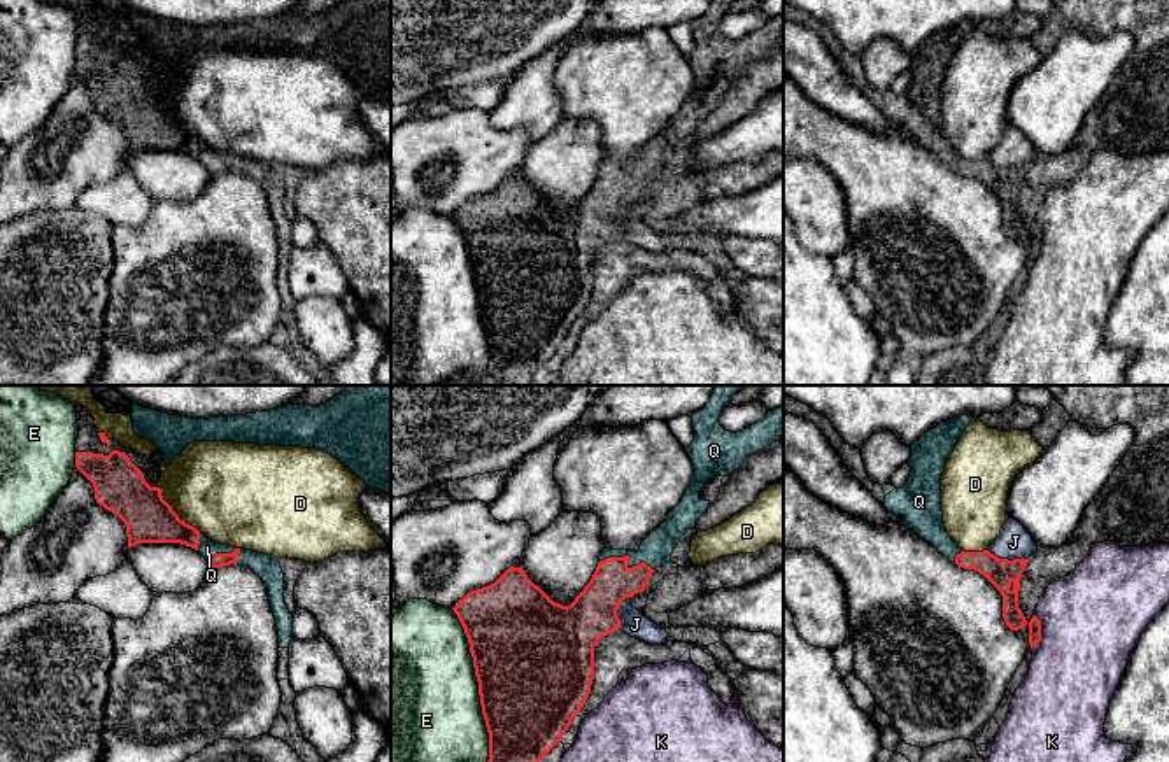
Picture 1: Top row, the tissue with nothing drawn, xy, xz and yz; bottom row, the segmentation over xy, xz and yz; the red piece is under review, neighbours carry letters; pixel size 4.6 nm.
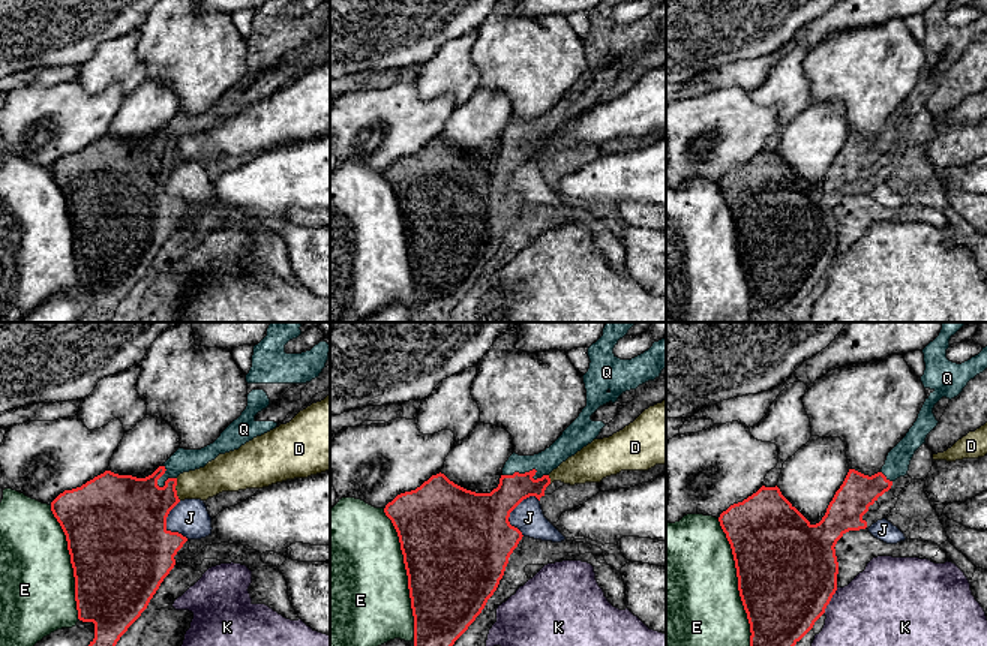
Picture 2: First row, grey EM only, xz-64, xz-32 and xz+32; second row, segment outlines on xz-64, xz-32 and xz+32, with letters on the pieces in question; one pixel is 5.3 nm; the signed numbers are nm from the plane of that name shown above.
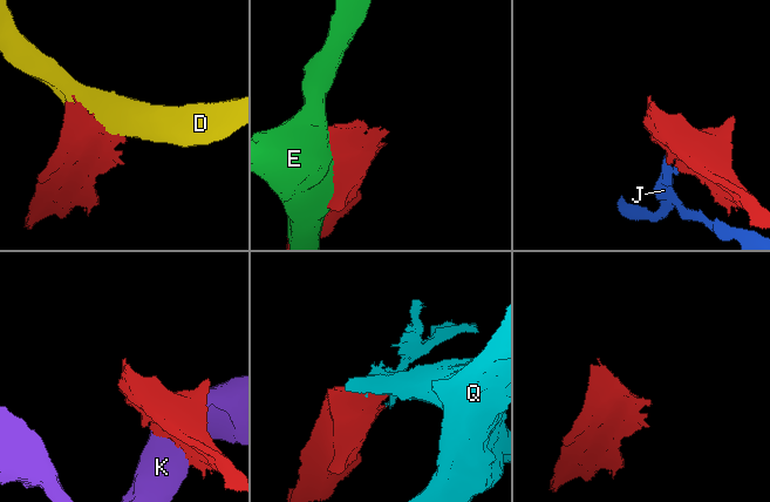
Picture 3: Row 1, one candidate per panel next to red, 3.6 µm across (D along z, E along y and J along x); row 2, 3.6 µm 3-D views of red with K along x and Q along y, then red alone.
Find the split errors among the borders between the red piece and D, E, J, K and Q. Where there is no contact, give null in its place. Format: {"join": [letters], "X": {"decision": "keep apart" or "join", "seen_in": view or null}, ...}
{"join": ["Q"], "D": {"decision": "keep apart", "seen_in": "xy"}, "E": {"decision": "keep apart", "seen_in": "xz"}, "J": {"decision": "keep apart", "seen_in": "yz"}, "K": {"decision": "keep apart", "seen_in": "yz"}, "Q": {"decision": "join", "seen_in": "xz"}}

